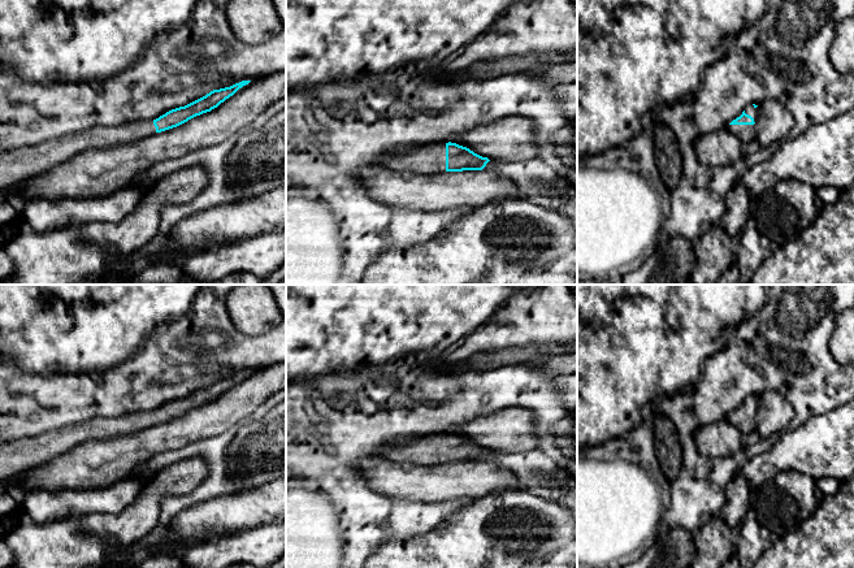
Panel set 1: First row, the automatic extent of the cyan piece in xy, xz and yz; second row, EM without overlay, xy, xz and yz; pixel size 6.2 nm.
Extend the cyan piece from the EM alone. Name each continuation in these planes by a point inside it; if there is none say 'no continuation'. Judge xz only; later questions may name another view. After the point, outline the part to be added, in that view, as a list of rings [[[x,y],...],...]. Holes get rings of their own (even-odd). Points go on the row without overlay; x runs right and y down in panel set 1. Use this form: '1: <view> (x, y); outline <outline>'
1: xz (432, 450); outline [[[432,435],[406,445],[389,445],[376,451],[380,458],[395,463],[439,465],[446,463],[446,435]]]

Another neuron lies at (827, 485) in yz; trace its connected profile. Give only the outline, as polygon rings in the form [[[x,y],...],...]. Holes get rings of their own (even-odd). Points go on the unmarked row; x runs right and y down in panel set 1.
[[[822,477],[816,480],[816,486],[823,495],[831,495],[838,491],[840,481],[835,477]]]

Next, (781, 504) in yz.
[[[794,471],[776,477],[750,493],[750,508],[762,528],[780,538],[807,520],[820,506],[816,480]]]

